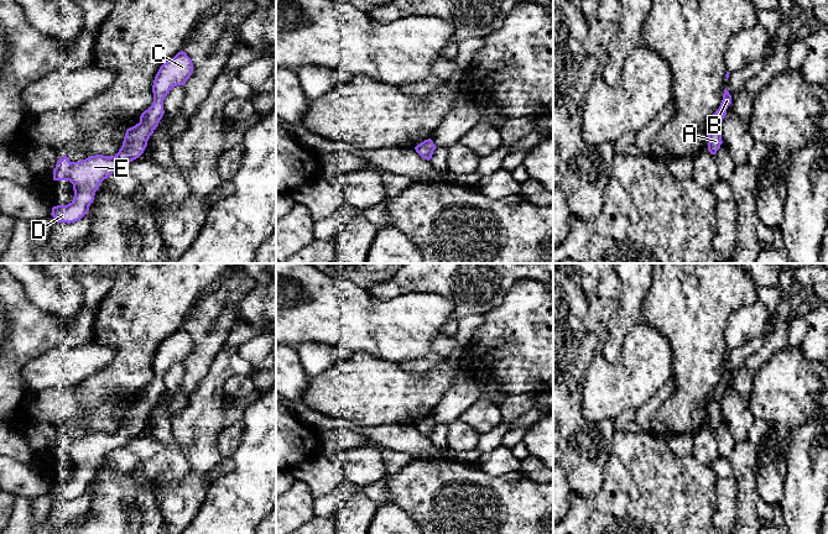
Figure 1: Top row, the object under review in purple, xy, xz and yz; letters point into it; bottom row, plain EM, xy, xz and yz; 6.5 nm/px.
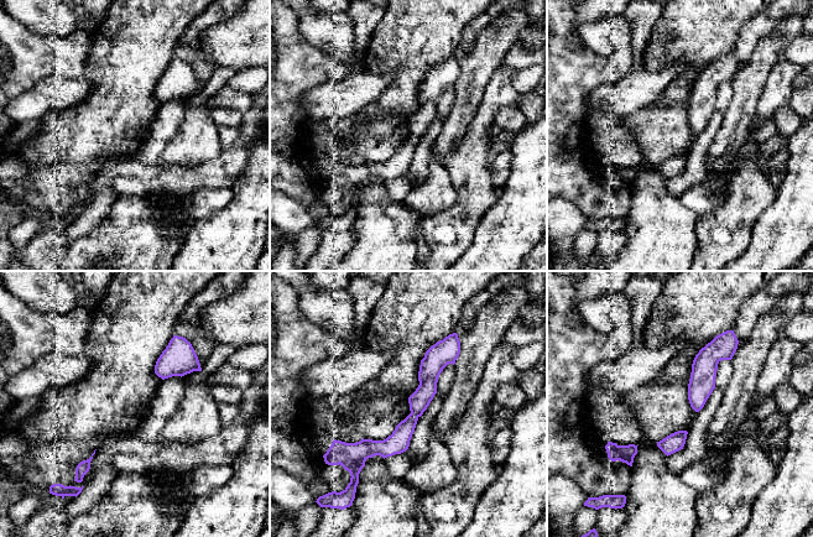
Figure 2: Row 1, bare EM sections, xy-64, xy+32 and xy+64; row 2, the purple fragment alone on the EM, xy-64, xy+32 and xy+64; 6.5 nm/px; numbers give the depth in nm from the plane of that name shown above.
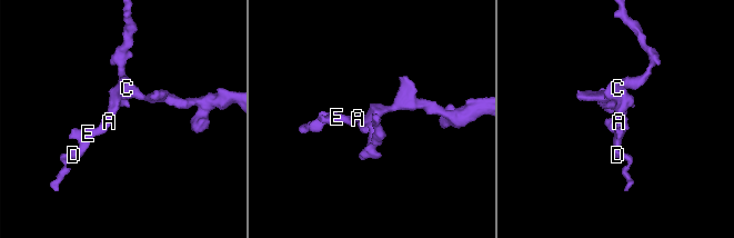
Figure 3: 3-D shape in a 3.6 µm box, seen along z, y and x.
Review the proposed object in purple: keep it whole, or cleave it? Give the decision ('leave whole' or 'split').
leave whole

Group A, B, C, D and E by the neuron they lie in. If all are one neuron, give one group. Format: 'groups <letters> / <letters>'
groups A B C D E

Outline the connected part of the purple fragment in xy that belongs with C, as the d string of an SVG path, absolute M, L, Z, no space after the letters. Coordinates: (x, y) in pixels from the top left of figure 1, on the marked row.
M178 52L173 58L163 63L153 80L153 103L140 116L140 122L126 130L123 146L115 156L95 155L80 162L71 162L64 155L53 169L53 180L69 180L73 184L74 197L67 205L52 208L51 215L57 222L75 222L89 210L99 184L115 172L139 158L150 136L162 119L163 100L170 90L177 85L184 85L193 73L193 63L186 52Z

